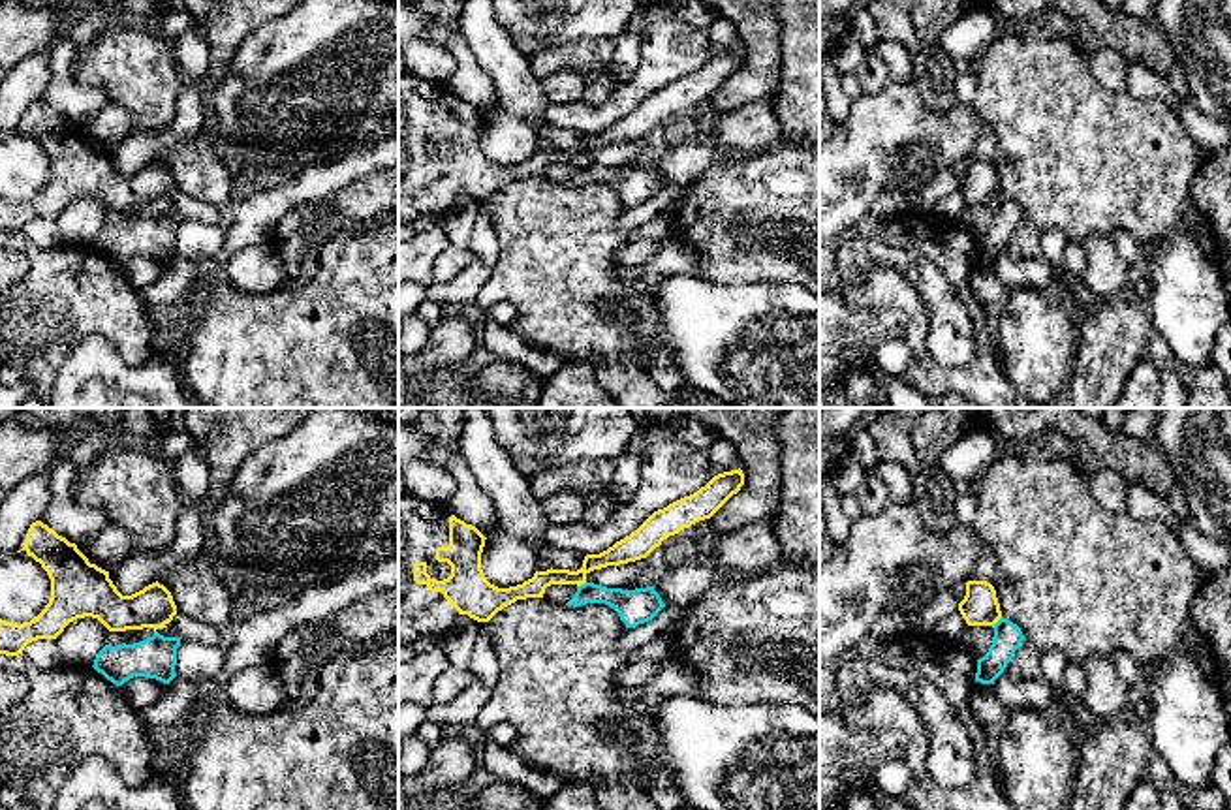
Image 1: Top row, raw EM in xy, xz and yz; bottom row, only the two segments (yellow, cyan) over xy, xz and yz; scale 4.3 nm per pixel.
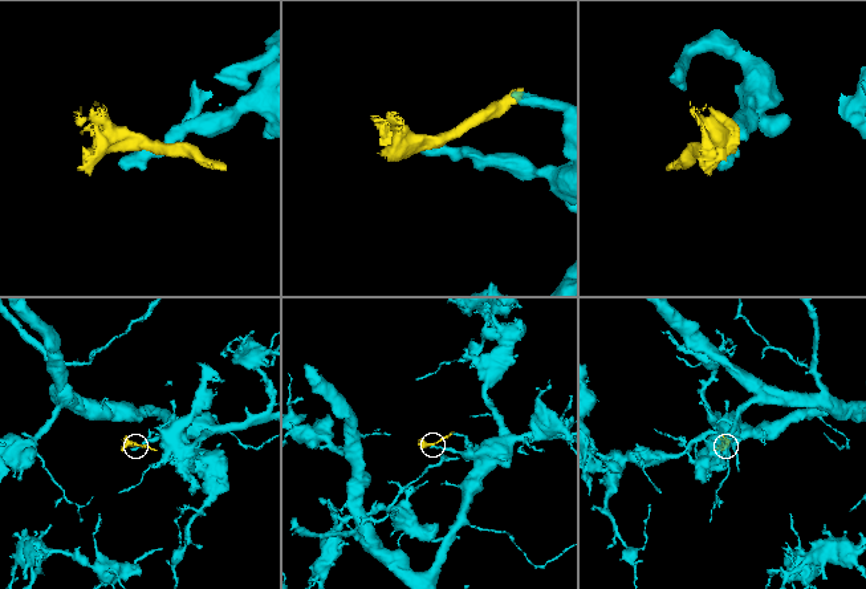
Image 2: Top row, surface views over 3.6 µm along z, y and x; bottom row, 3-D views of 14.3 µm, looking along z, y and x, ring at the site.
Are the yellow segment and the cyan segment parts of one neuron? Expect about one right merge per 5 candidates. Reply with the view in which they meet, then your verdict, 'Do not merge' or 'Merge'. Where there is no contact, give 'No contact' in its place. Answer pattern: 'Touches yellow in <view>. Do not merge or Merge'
Touches yellow in xz. Do not merge

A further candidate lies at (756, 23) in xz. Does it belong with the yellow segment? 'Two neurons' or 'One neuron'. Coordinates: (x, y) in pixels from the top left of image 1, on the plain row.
Two neurons

